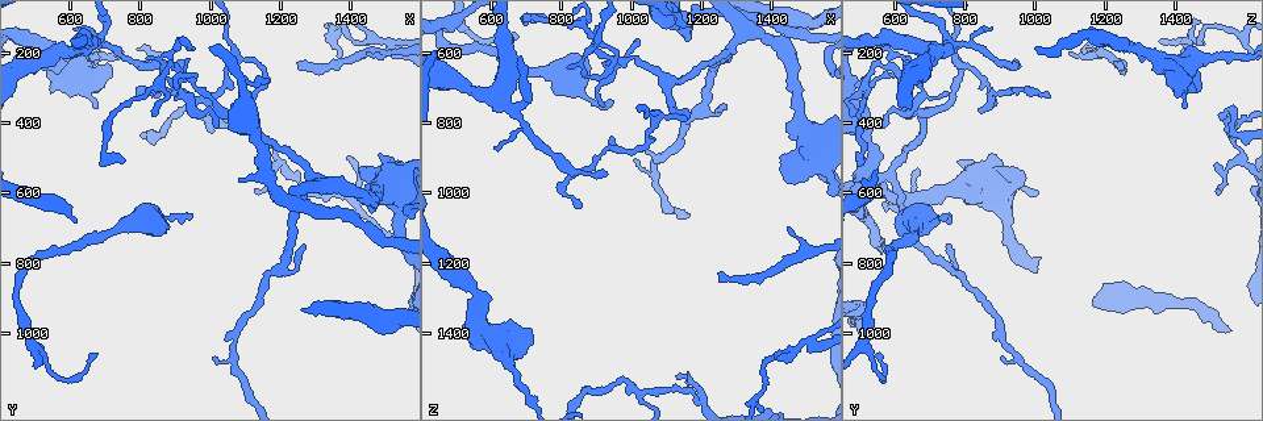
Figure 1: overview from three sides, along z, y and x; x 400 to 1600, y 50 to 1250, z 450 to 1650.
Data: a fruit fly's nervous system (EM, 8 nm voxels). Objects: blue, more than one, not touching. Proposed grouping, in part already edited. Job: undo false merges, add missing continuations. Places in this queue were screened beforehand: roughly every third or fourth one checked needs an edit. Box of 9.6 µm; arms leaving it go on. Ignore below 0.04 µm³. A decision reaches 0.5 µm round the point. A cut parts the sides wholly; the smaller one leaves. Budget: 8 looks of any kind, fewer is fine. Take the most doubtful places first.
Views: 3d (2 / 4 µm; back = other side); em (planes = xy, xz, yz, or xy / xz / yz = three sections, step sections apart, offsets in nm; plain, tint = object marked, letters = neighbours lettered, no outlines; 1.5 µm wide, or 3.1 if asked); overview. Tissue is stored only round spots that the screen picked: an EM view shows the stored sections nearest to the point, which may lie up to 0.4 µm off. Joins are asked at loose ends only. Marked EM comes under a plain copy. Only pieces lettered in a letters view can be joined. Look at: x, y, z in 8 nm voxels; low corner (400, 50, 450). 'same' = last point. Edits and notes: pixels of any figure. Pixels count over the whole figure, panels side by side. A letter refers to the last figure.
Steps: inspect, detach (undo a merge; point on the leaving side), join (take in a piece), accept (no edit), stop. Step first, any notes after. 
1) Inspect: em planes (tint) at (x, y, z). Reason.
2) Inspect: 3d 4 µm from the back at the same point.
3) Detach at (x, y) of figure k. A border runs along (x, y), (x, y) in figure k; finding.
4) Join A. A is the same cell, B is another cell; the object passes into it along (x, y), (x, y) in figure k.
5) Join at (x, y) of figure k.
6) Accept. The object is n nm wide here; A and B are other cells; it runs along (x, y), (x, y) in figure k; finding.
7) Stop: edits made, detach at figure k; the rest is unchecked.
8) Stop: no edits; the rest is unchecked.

Inspect: em yz step 8 (tint) at (940, 660, 740). Tapers out.

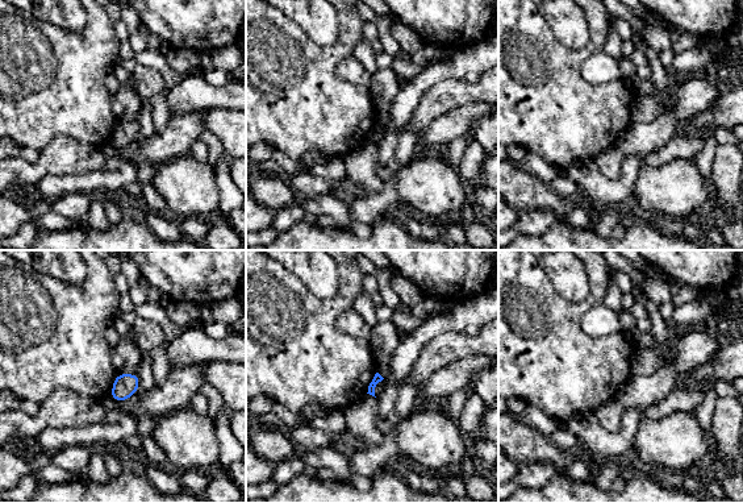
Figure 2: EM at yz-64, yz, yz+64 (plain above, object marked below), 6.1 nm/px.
Inspect: em planes (letters) at the same point. Cut it another way.

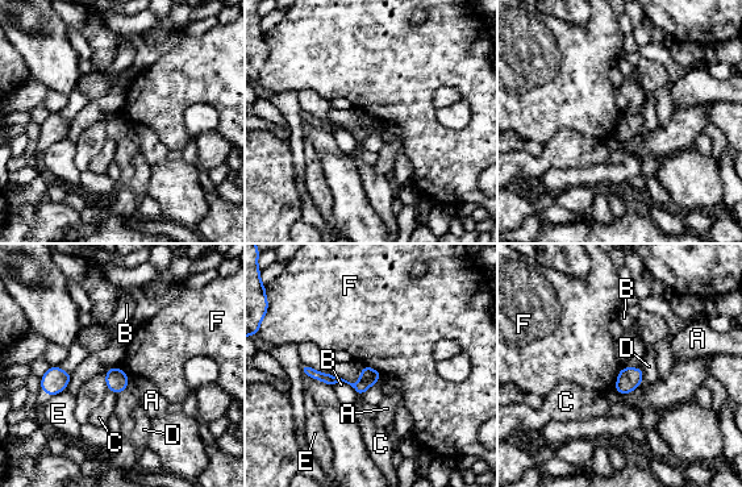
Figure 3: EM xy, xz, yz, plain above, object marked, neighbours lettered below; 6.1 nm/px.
Accept. A, B, C, D, E and F are other cells; none of them fits.

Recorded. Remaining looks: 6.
Inspect: 3d 4 µm at (930, 270, 620). Closes a loop.

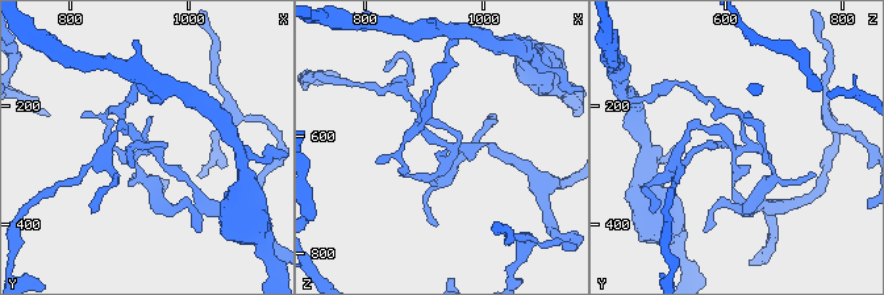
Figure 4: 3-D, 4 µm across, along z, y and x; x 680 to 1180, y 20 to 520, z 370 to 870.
Inspect: em xz step 8 (tint) at (935, 265, 620). Shape alone is not enough.

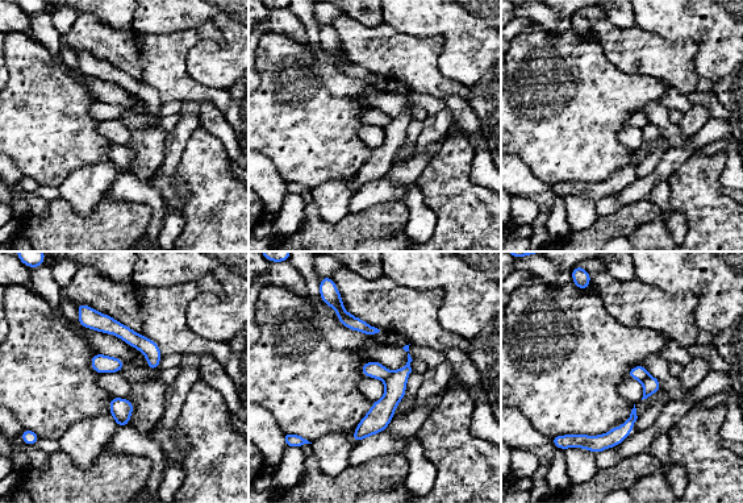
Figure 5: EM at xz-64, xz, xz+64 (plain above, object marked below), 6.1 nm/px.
Inspect: em planes (letters) at the same point. Cut it another way.

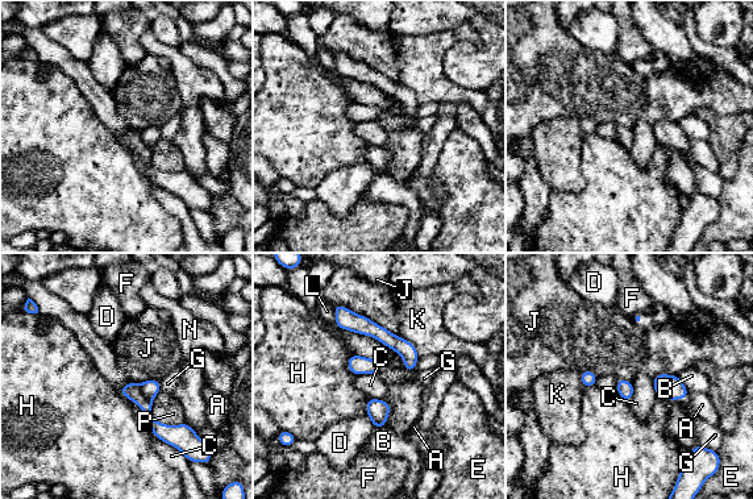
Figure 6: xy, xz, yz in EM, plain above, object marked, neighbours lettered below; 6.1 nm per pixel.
Detach at (152, 387) of figure 6. A, B, C, D, E, F, G, H, J, K, L, N and P are other cells; a second cell is stuck on.

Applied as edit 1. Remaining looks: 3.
Inspect: em planes (letters) at (920, 220, 940). Branch stops here.

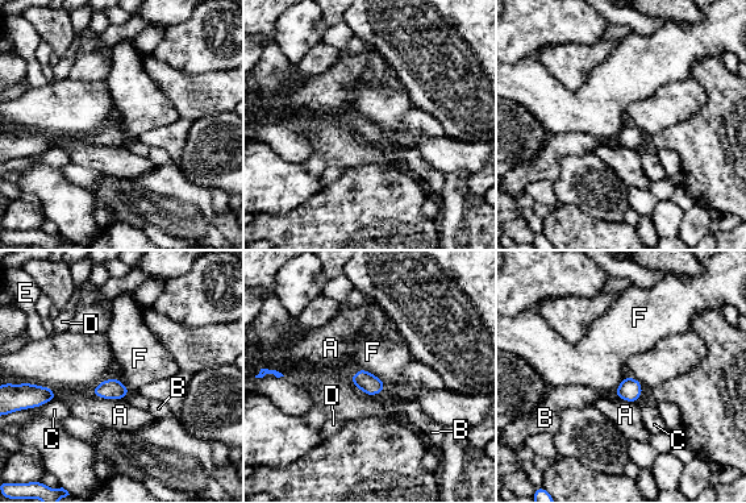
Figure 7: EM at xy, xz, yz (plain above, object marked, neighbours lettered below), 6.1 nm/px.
Accept. A, B, C, D, E and F are other cells; no lettered piece goes on from it.

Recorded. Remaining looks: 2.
Stop: edits made, detach at figure 6; the rest is unchecked.

